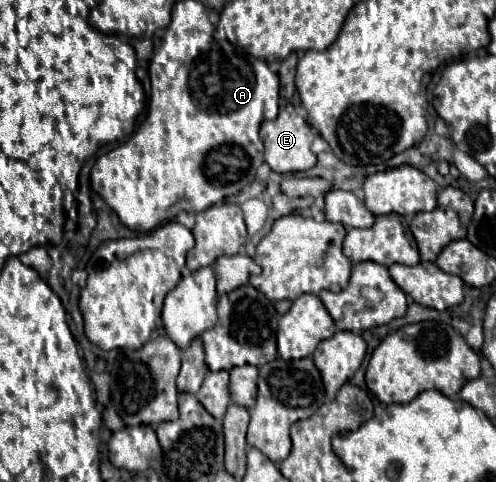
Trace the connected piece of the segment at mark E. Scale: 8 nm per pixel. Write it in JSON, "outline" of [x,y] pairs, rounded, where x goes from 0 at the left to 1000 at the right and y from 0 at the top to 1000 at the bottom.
{"outline":[[[577,218],[552,251],[532,251],[524,263],[524,284],[532,297],[532,330],[556,359],[593,359],[593,355],[621,355],[637,342],[637,322],[625,313],[633,293],[633,272],[609,247],[589,218]]]}

